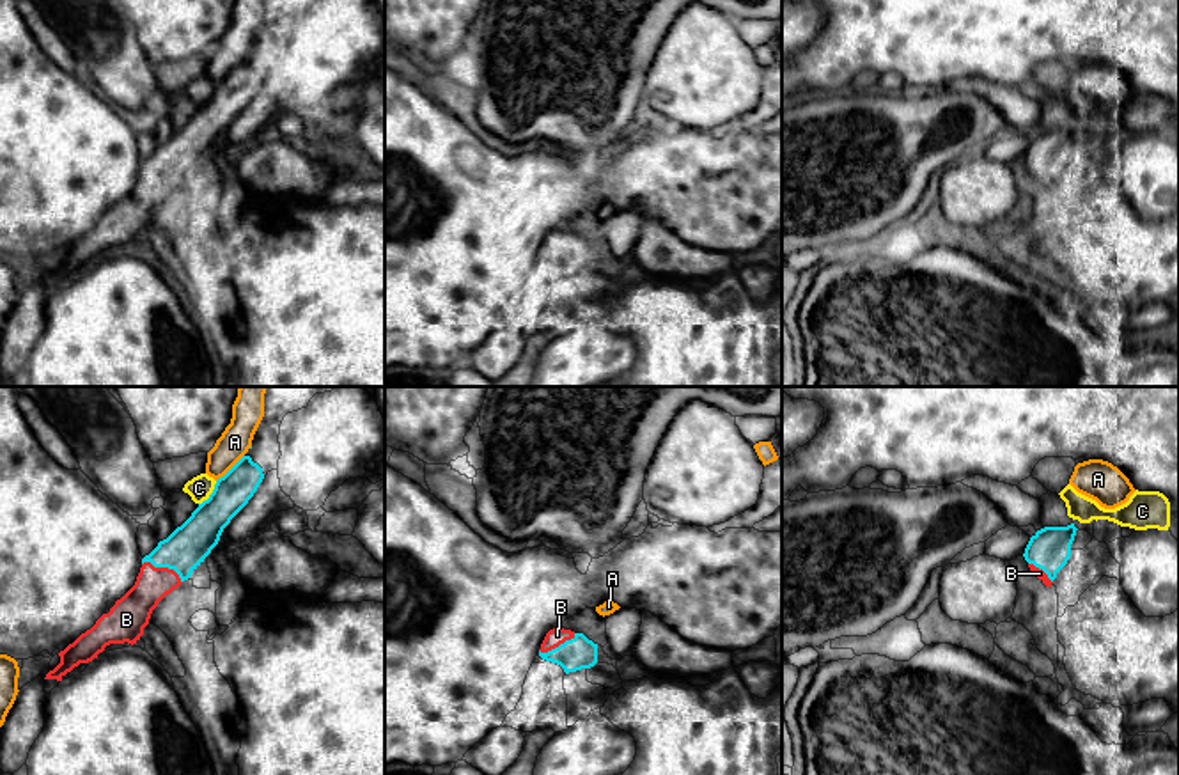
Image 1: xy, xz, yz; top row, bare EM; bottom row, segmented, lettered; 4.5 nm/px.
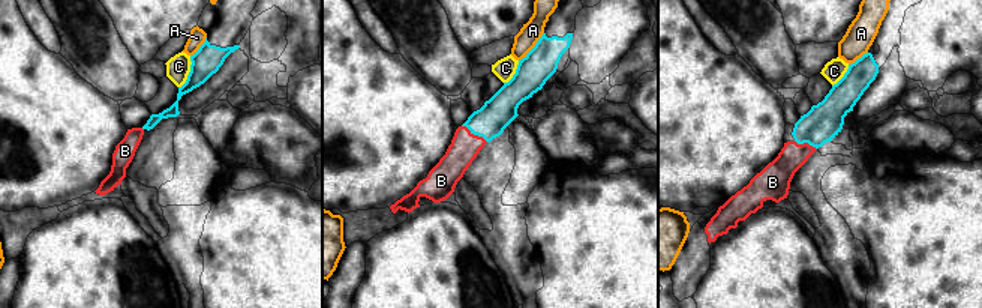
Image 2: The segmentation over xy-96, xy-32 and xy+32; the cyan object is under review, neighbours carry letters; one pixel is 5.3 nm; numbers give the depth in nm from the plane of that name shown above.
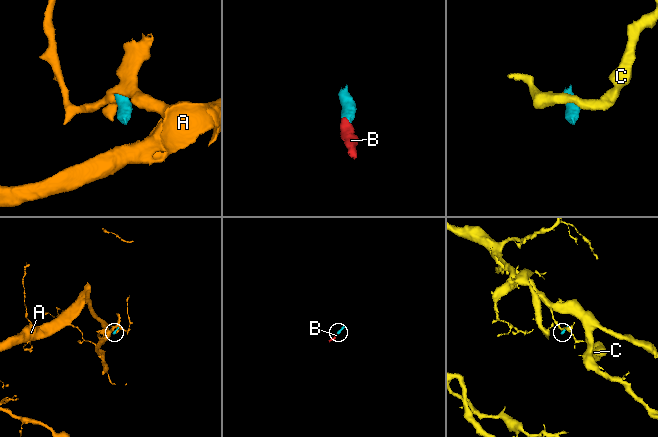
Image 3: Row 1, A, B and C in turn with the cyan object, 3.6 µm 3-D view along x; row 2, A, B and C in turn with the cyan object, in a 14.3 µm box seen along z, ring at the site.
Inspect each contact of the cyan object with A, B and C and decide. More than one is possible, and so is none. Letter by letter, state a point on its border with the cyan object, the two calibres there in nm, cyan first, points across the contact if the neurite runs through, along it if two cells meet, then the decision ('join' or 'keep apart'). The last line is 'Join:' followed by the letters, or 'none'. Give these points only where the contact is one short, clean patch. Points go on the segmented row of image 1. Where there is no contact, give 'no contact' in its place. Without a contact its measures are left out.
A: xy (231, 469) | 170/140 nm | along xy (243, 454), (217, 481) | keep apart
B: xy (163, 566) | 190/160 nm | across xy (188, 545), (163, 566), (133, 610) | join
C: xy (211, 493) | 190/110 nm | along xy (217, 481), (211, 493), (199, 504) | keep apart
Join: B

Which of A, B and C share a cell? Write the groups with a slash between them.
A / B / C

